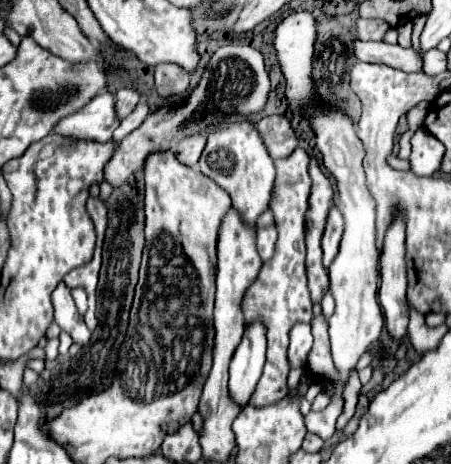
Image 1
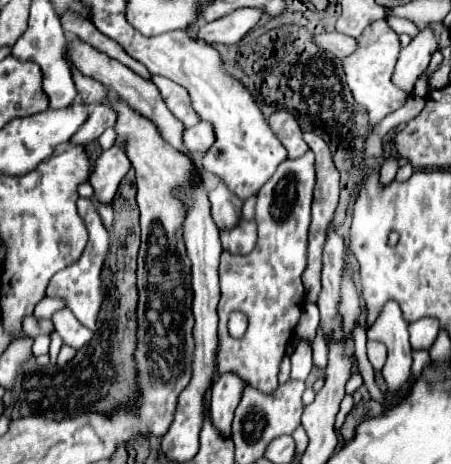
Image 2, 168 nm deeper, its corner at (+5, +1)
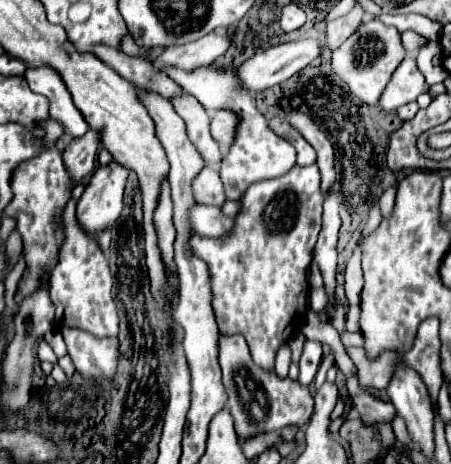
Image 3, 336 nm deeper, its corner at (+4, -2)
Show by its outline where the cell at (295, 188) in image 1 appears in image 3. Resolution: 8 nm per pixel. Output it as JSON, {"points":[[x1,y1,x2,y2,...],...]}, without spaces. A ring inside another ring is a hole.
{"points":[[294,165,286,175,252,183,242,195,240,211,234,217,234,227,222,237,200,237,190,233,188,245,192,255,208,263,212,283,212,307,218,329,224,335,242,333,250,345,254,361,264,369,272,369,274,353,280,345,290,341,306,321,308,313,308,279,306,271,312,261,312,251,322,223,322,191,320,173,316,165]]}

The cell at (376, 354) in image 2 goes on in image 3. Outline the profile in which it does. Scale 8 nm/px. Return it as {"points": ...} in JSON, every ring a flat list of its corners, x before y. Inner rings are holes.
{"points":[[346,347,346,353,358,367,358,383,366,389,386,389,396,369,396,353,384,351,376,361,370,361,362,347]]}

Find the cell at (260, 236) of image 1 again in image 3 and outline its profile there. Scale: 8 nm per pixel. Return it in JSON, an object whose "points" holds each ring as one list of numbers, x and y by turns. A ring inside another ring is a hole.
{"points":[[196,203,188,209,190,229,202,237,220,237,234,223,230,217,224,217,220,207,208,207]]}

